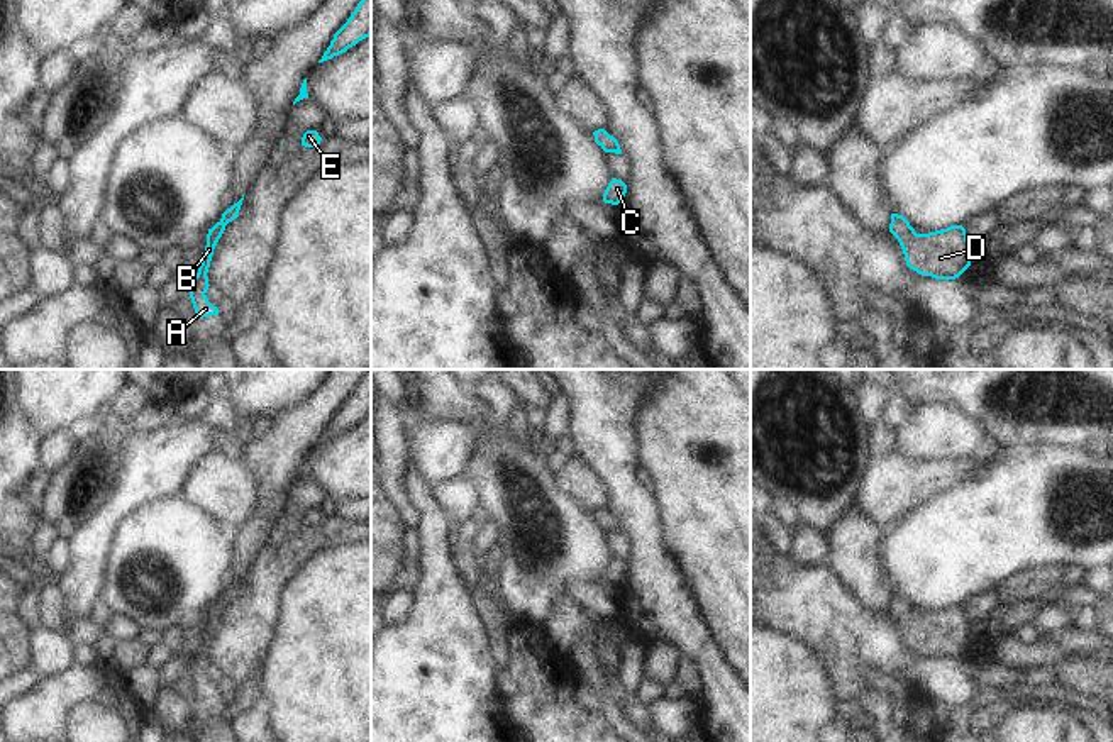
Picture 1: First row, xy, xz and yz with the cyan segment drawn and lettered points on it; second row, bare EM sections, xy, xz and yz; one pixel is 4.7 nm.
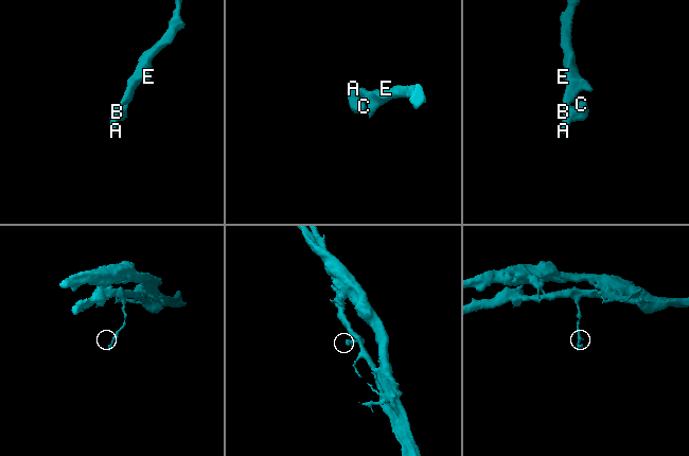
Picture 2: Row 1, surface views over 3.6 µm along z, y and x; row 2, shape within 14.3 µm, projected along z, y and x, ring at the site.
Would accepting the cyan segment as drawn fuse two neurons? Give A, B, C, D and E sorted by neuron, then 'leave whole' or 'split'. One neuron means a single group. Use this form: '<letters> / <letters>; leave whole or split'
A B C D E; leave whole

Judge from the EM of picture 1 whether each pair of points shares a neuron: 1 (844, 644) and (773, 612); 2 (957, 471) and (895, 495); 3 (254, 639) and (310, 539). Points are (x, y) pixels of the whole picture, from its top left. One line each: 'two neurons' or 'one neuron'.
1: one neuron
2: one neuron
3: one neuron

